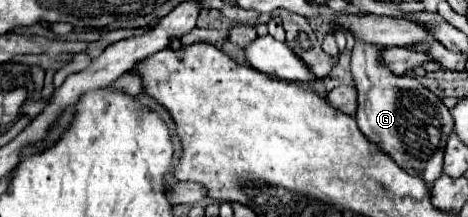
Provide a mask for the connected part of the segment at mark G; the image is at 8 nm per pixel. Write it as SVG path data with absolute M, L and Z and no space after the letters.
M363 41L355 43L351 55L351 71L359 91L359 109L355 121L361 133L385 155L389 155L401 169L421 177L431 189L443 173L443 153L451 127L451 113L429 89L415 77L397 77L379 63L381 51Z

